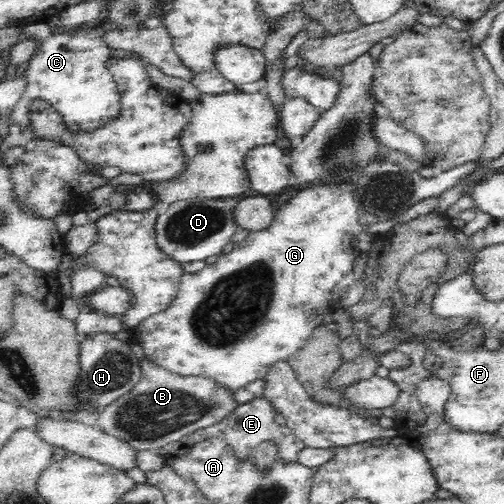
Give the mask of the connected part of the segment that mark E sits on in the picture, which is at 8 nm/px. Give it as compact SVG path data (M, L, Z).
M256 398L251 402L239 405L232 414L225 416L221 422L190 432L184 435L183 438L180 438L180 440L166 444L166 446L162 448L162 453L169 458L186 458L188 452L197 445L212 438L220 438L224 440L228 446L232 447L238 464L242 464L242 462L246 462L246 460L251 460L255 456L257 448L263 443L272 442L276 444L280 462L284 464L298 464L298 454L306 448L306 444L302 439L293 435L286 425L280 426L280 424L274 421L275 412L274 407L270 405L270 402L268 402L266 398Z

